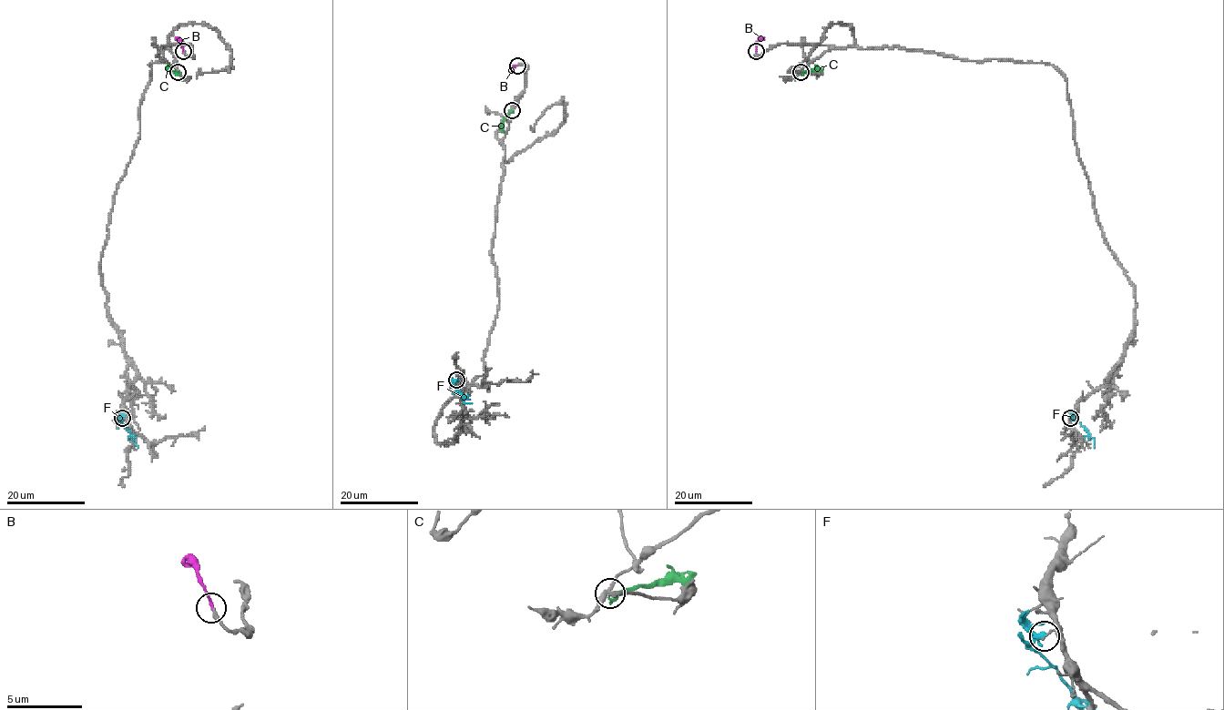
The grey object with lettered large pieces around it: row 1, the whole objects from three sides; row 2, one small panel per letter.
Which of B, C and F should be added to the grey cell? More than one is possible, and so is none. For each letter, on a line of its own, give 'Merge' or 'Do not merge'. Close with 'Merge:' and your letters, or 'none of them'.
B: Merge
C: Do not merge
F: Do not merge
Merge: B

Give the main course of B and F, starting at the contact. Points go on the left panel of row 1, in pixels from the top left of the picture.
B: (183, 50), (178, 37)
F: (123, 418), (118, 420), (128, 430), (130, 440), (137, 447)

